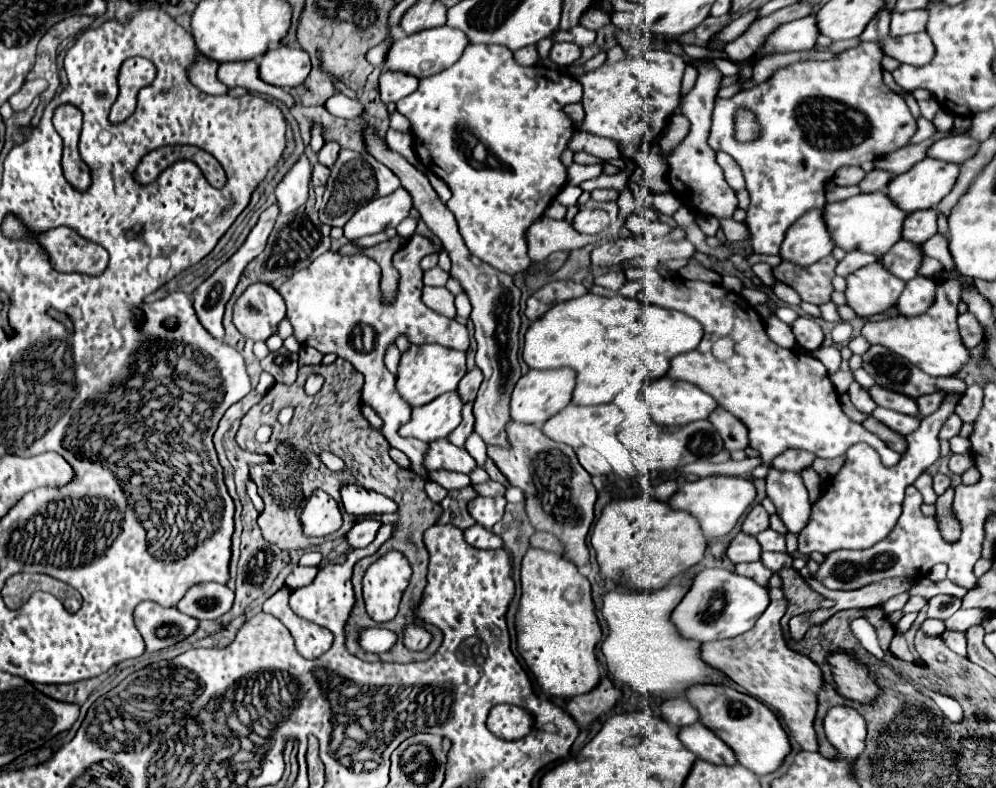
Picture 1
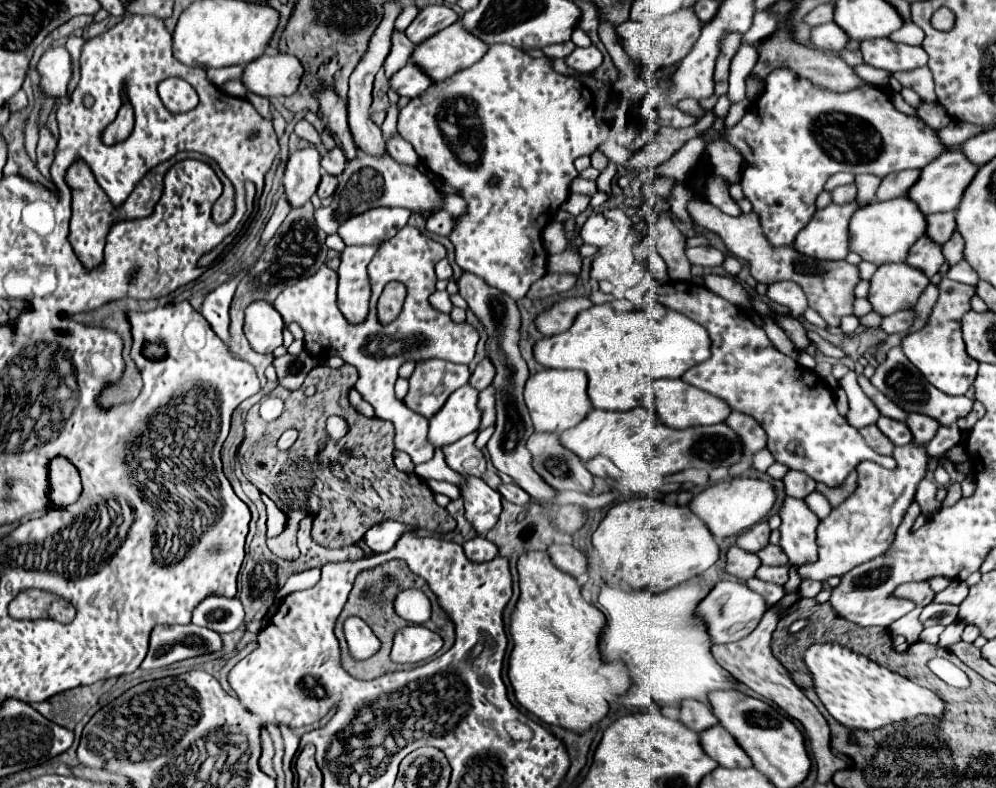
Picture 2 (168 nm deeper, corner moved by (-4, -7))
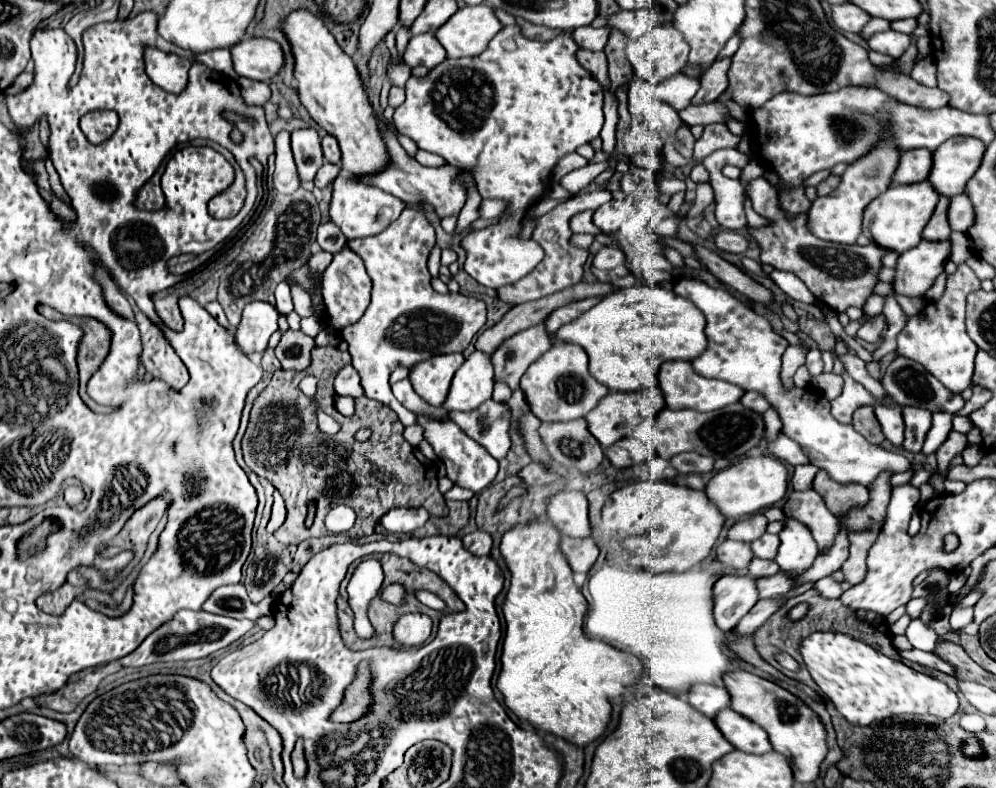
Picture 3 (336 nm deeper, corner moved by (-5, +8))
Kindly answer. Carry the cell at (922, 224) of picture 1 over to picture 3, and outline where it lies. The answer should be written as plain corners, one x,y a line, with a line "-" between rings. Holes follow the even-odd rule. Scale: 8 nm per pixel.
958,194
952,198
948,220
950,220
952,230
958,230
958,232
968,232
968,228
974,226
974,220
976,220
974,206
966,194

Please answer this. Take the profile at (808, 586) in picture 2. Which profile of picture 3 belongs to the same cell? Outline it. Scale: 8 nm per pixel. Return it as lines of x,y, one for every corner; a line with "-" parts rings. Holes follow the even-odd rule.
830,576
818,580
815,583
815,589
827,599
838,599
843,593
841,585

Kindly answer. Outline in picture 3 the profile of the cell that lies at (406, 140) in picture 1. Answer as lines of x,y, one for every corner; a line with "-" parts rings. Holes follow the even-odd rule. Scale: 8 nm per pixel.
407,64
389,65
387,70
387,79
392,80
394,86
404,86
404,82
411,76
412,68

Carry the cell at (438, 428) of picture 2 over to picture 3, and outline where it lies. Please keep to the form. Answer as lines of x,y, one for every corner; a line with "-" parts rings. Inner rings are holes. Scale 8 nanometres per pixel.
474,350
454,374
452,388
444,402
444,408
462,412
478,408
482,400
488,400
492,396
492,386
494,386
494,368
490,354

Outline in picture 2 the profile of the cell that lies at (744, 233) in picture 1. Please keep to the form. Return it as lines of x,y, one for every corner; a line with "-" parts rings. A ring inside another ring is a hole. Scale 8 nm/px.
691,199
687,203
687,211
693,219
695,225
701,225
713,233
717,233
727,251
731,251
735,257
745,259
749,263
751,269
751,277
757,283
773,283
773,281
793,281
797,283
803,293
807,295
809,307
815,309
831,327
839,327
839,319
843,315
851,315
853,313
853,287
859,283
857,279
857,267
849,265
847,261
817,261
817,259
809,259
797,251
793,251
793,247
779,247
773,249
765,235
761,233
761,227
757,223
757,215
749,213
749,215
739,215
739,217
729,217
723,211
719,211
717,207
713,207
711,203
705,203
701,199

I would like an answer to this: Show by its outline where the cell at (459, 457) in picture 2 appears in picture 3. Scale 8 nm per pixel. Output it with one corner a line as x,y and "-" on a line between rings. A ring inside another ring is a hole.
490,398
470,412
452,410
448,416
496,460
504,458
510,450
510,406
506,402

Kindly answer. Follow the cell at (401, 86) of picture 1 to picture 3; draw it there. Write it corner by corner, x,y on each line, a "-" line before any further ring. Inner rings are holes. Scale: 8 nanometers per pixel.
426,32
426,34
418,34
410,38
408,48
404,52
404,60
410,66
426,66
432,70
442,60
446,60
446,50
436,40
434,32

